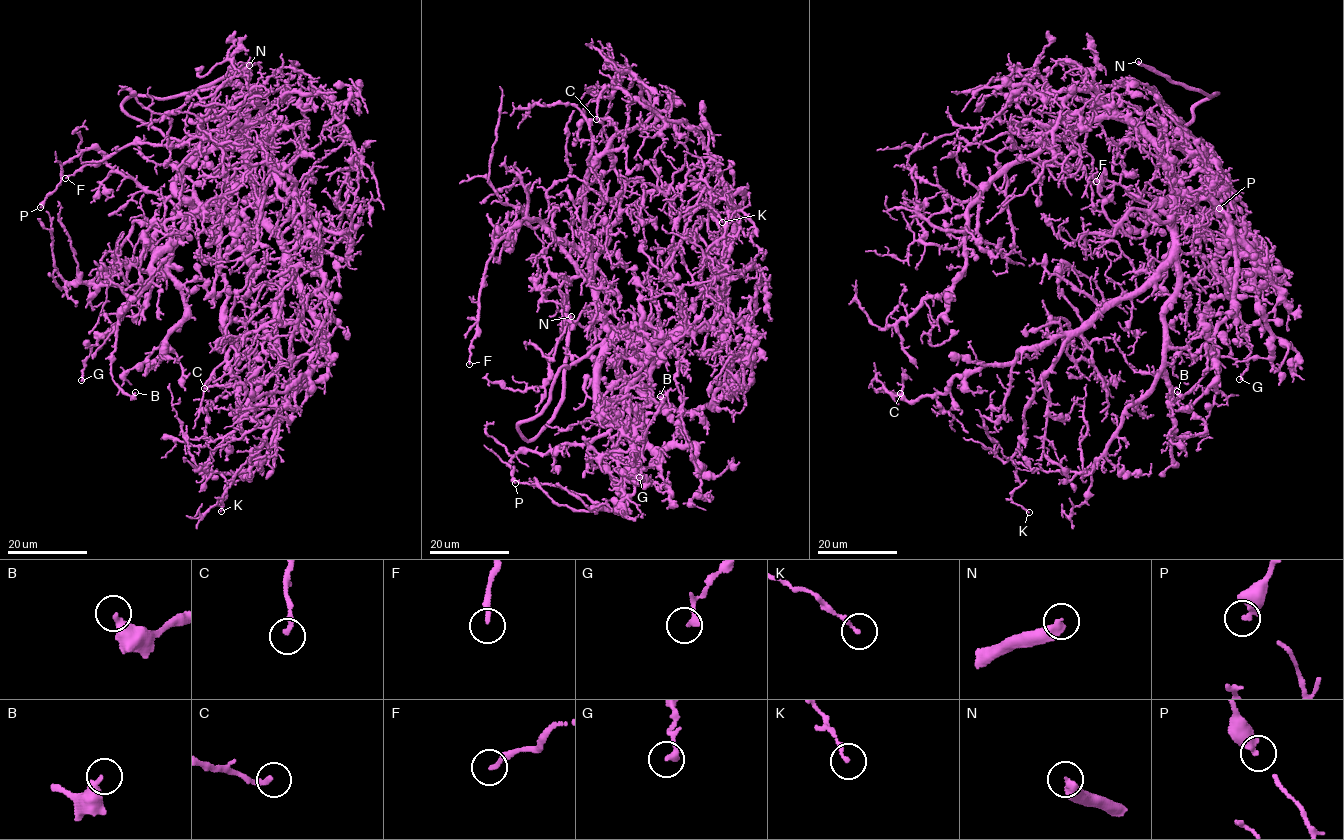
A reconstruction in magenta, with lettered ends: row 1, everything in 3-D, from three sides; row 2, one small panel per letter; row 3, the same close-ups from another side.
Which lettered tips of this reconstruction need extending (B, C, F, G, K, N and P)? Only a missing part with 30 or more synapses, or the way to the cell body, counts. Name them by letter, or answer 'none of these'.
N

